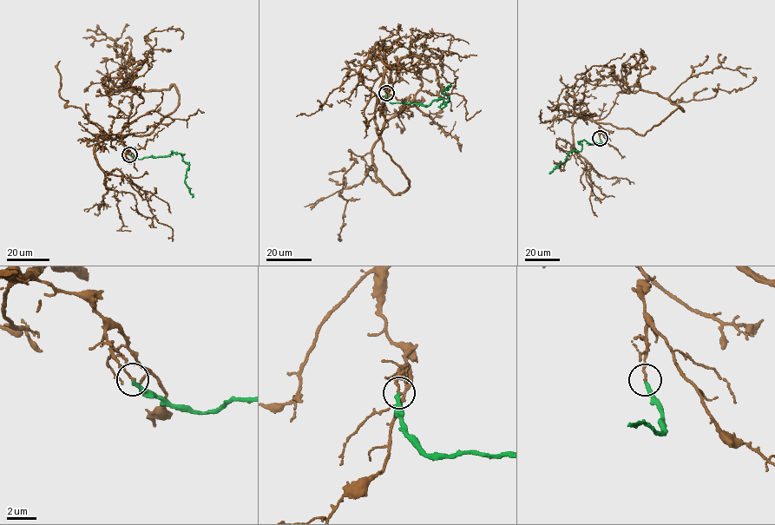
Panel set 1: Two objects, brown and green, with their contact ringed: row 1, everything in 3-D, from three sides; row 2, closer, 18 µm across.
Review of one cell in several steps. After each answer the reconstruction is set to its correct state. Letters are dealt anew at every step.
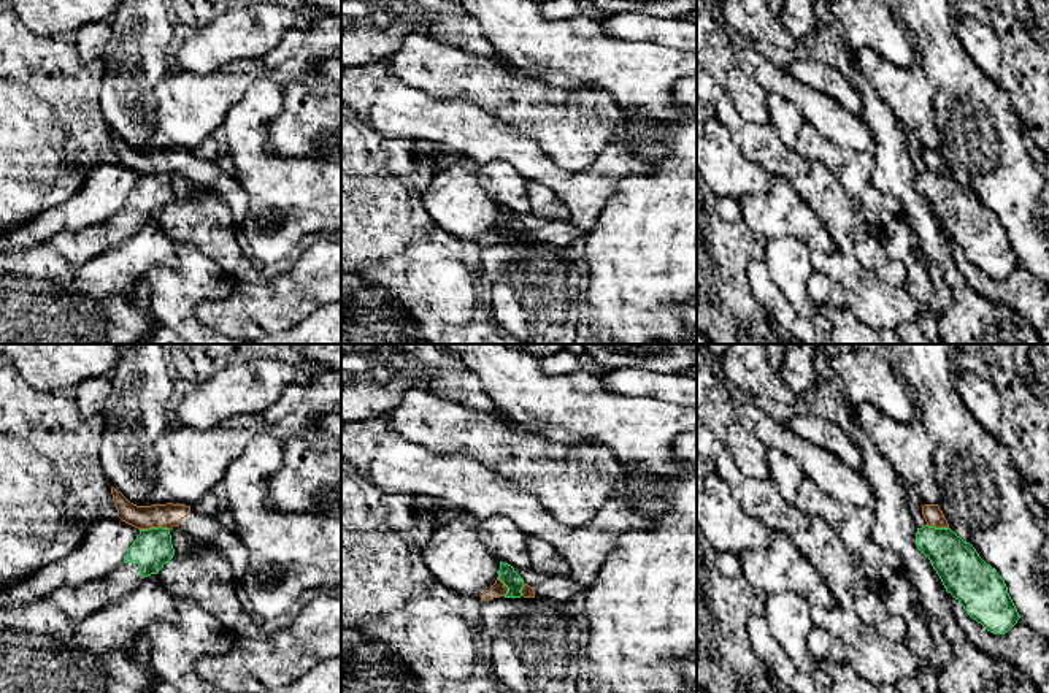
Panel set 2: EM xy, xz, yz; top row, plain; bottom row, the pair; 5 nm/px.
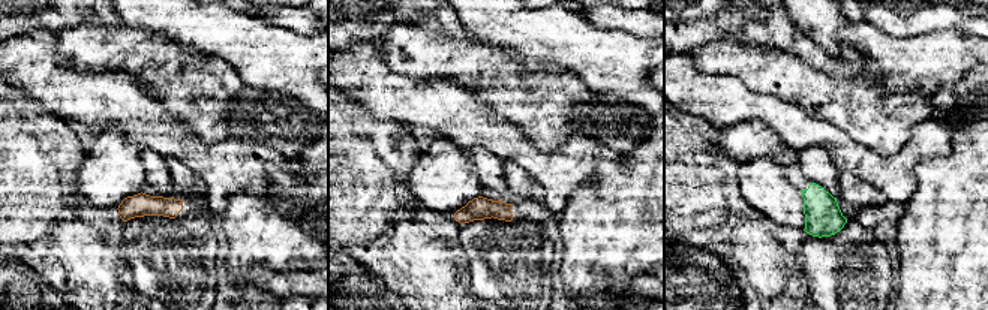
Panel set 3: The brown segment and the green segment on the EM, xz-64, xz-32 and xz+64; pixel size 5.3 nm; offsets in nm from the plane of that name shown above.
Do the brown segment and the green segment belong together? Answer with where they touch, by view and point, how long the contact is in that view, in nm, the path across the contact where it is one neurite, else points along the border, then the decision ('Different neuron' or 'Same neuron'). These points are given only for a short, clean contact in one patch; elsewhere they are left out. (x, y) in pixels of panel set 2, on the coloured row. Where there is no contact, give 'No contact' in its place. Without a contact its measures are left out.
Touches brown at xy (154, 527). Shared border 150 nm. Boundary: xy (169, 528), (140, 530). Different neuron

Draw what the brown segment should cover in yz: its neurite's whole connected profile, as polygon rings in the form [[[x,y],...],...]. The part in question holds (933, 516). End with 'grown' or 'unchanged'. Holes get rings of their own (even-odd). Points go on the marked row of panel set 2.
[[[924,504],[922,515],[928,526],[947,528],[949,523],[938,504]]] | unchanged

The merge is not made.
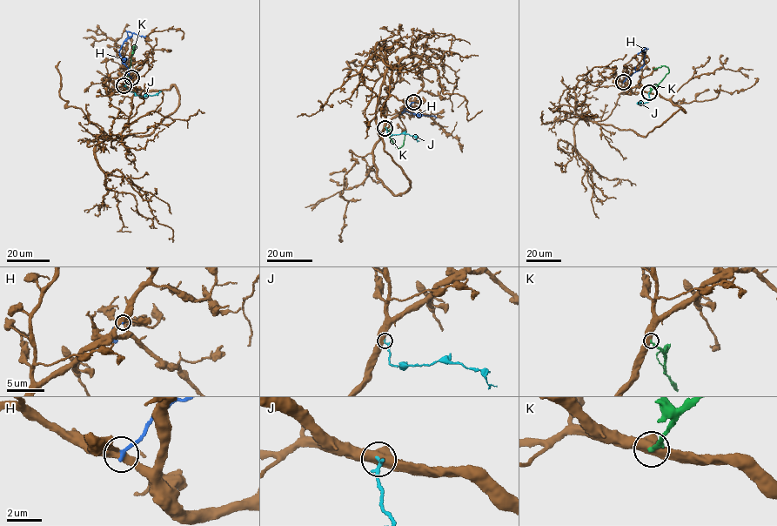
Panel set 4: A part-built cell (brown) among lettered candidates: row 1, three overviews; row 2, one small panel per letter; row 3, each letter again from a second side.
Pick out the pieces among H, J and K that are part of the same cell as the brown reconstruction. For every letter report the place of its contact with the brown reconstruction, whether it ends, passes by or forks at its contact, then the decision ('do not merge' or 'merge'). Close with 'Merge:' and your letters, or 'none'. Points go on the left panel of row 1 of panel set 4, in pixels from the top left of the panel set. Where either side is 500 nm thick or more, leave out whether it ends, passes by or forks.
H: (131, 77) | it ends | do not merge
J: (123, 85) | do not merge
K: (123, 85) | it ends | do not merge
Merge: none

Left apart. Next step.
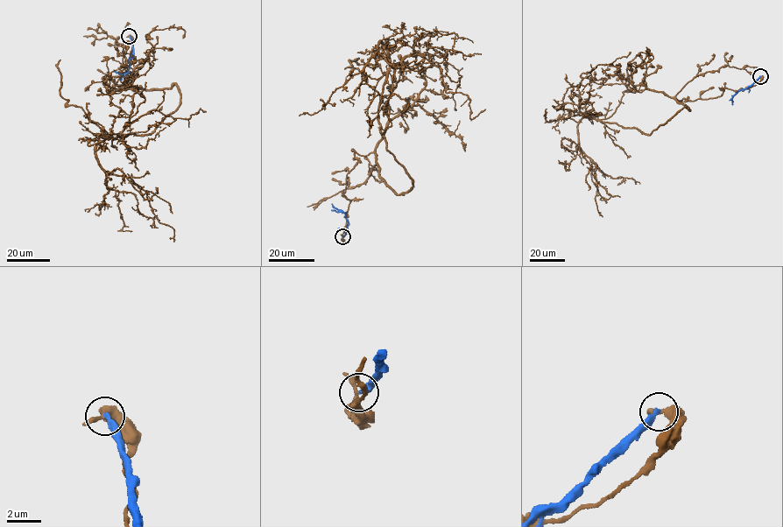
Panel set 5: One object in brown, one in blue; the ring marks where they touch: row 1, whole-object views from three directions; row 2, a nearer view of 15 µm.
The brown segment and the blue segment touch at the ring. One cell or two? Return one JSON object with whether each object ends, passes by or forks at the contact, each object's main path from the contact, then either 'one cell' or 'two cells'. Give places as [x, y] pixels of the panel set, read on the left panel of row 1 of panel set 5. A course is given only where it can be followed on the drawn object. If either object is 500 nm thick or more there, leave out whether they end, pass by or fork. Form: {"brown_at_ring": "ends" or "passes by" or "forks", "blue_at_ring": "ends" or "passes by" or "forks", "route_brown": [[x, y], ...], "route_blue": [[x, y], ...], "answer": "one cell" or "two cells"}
{"brown_at_ring": "passes by", "blue_at_ring": "ends", "route_brown": [[129, 36], [111, 91], [176, 84], [179, 104], [151, 134], [101, 141], [96, 160], [144, 191], [174, 242]], "route_blue": [[129, 36], [133, 56], [129, 61], [128, 71], [120, 73], [113, 71]], "answer": "two cells"}

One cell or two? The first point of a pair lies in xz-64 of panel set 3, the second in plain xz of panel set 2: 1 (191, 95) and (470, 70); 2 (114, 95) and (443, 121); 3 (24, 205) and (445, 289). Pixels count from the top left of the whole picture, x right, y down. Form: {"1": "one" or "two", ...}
{"1": "one", "2": "one", "3": "one"}

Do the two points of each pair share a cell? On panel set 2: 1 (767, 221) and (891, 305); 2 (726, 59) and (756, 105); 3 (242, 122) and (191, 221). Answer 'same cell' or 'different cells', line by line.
1: same cell
2: same cell
3: different cells

